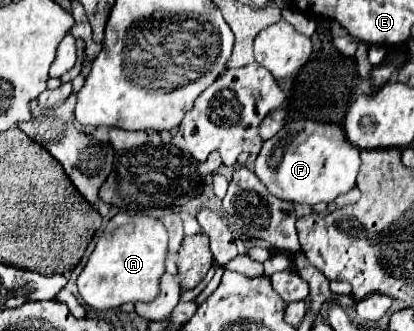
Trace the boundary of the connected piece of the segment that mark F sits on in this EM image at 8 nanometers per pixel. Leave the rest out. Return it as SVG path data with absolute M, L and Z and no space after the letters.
M299 119L287 123L275 137L263 143L255 161L255 175L271 195L293 203L315 205L331 203L353 189L359 165L359 149L345 139L339 125Z

